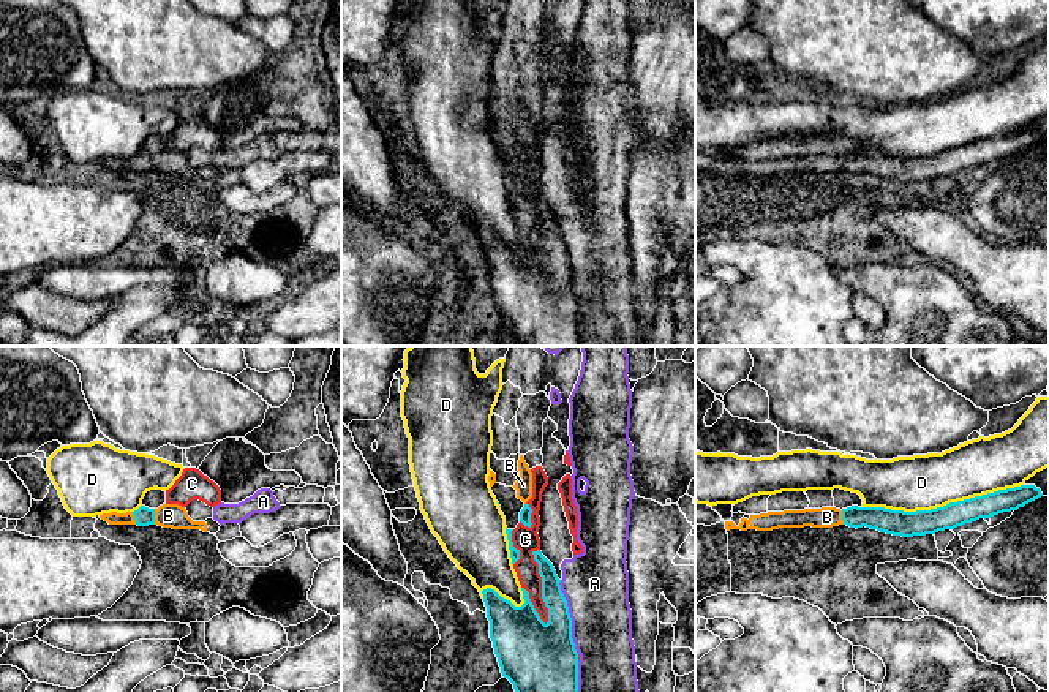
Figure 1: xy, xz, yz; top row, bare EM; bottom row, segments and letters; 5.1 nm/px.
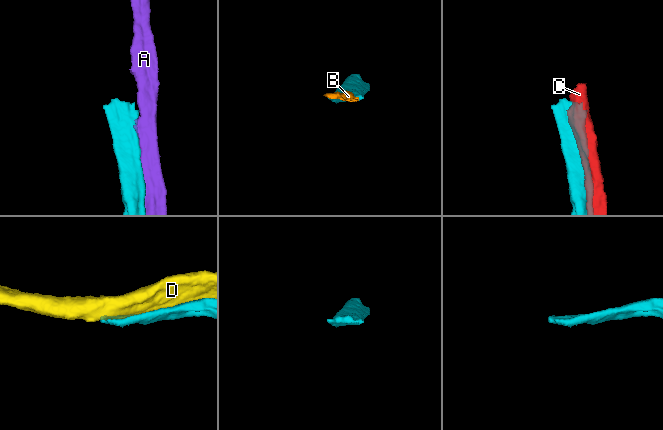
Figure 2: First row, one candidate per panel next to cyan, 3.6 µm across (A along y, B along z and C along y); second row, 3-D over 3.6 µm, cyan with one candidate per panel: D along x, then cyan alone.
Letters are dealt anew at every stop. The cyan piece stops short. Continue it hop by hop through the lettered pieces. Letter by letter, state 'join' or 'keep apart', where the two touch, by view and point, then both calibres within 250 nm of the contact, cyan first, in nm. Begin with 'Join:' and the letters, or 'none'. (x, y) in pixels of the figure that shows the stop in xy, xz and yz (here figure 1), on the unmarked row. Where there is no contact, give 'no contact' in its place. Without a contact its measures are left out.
Join: B
A: keep apart; meets cyan in xz at (569, 259); 320 nm thick on the cyan side, 340 nm on the other
B: join; meets cyan in xy at (154, 163); 90 nm thick on the cyan side, 130 nm on the other
C: keep apart; meets cyan in xz at (542, 233); 240 nm thick on the cyan side, 120 nm on the other
D: keep apart; meets cyan in yz at (943, 152); 130 nm thick on the cyan side, 280 nm on the other

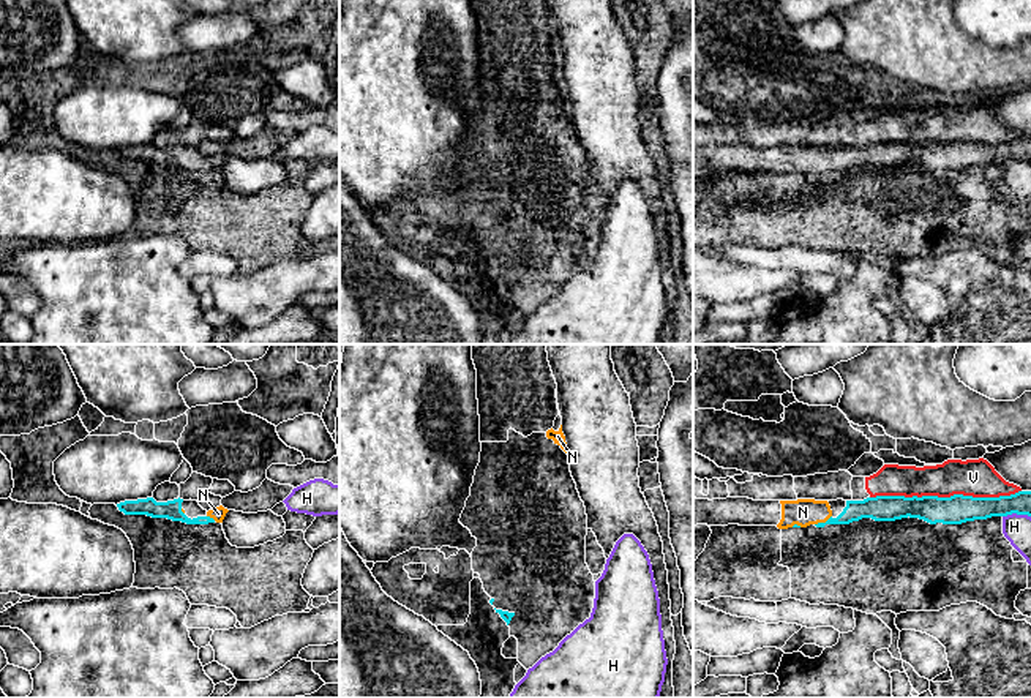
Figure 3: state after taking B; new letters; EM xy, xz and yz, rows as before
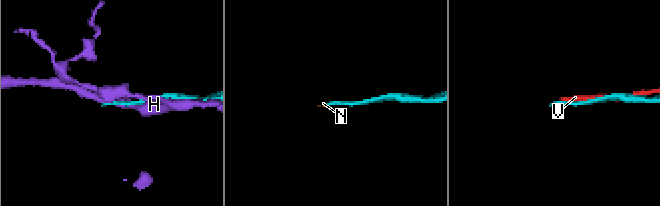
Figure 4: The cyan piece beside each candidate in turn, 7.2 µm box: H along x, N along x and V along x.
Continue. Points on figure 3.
Join: N
H: keep apart; meets cyan in yz at (1016, 158); 130 nm thick on the cyan side, 140 nm on the other
N: join; meets cyan in yz at (823, 169); 110 nm thick on the cyan side, 140 nm on the other
V: keep apart; meets cyan in yz at (944, 144); 150 nm thick on the cyan side, 190 nm on the other

